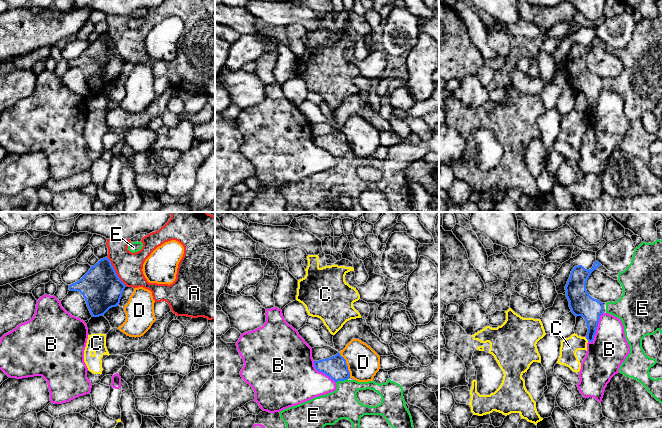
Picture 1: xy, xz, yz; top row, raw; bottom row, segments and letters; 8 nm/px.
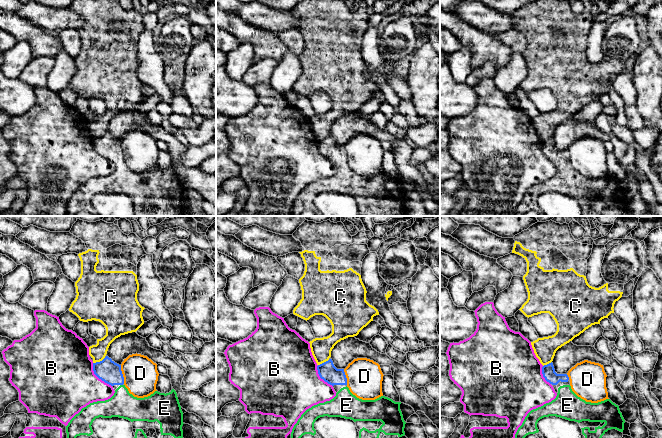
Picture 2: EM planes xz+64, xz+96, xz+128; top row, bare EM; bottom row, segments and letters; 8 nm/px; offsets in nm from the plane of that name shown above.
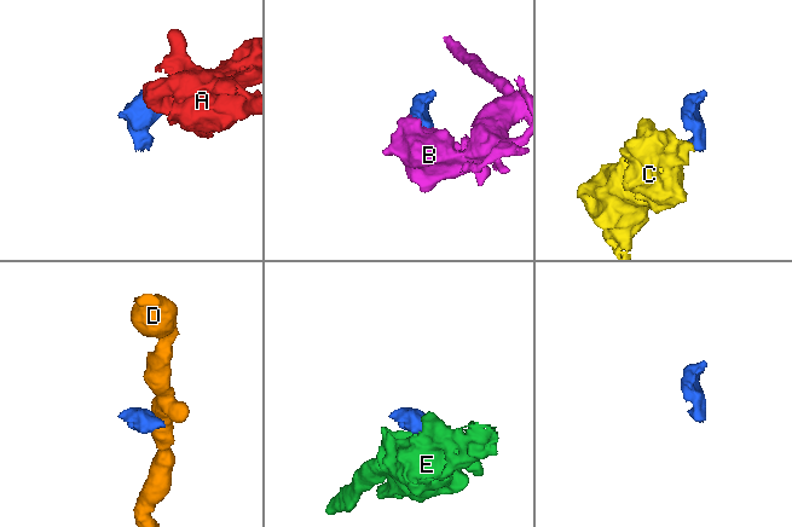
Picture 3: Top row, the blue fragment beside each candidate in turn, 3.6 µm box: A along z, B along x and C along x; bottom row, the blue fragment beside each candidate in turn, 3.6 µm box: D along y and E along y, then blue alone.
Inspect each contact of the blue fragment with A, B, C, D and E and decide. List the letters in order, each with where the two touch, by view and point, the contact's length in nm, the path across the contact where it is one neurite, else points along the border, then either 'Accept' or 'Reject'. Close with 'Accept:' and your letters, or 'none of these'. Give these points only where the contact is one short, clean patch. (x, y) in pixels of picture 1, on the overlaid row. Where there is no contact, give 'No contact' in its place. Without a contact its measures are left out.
A: Touches blue at xy (115, 271). Shared border 280 nm. Boundary: xy (107, 256), (115, 273), (126, 285). Reject
B: Touches blue at yz (596, 328). Shared border 280 nm. Boundary: yz (603, 312), (600, 316), (594, 338), (589, 342). Reject
C: No contact. Reject
D: Touches blue at xz (346, 364). Shared border 220 nm. Boundary: xz (338, 352), (345, 360), (350, 376). Reject
E: Touches blue at xz (341, 380). Shared border 100 nm. Accept
Accept: E

